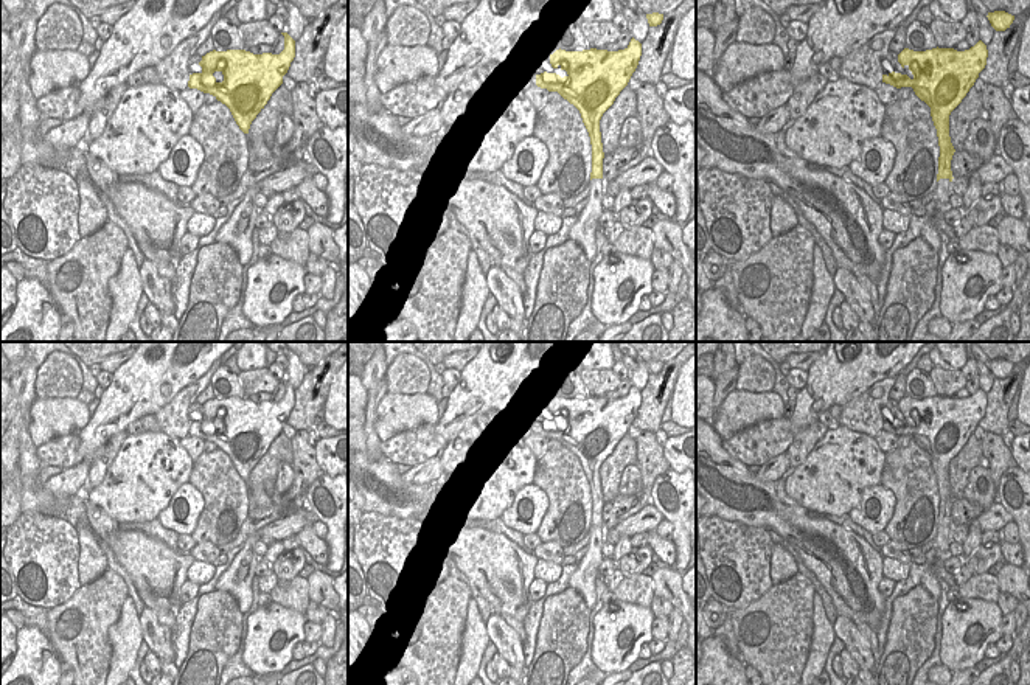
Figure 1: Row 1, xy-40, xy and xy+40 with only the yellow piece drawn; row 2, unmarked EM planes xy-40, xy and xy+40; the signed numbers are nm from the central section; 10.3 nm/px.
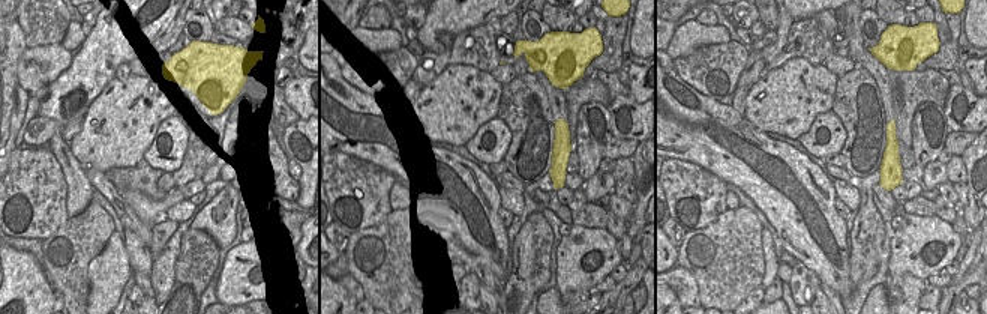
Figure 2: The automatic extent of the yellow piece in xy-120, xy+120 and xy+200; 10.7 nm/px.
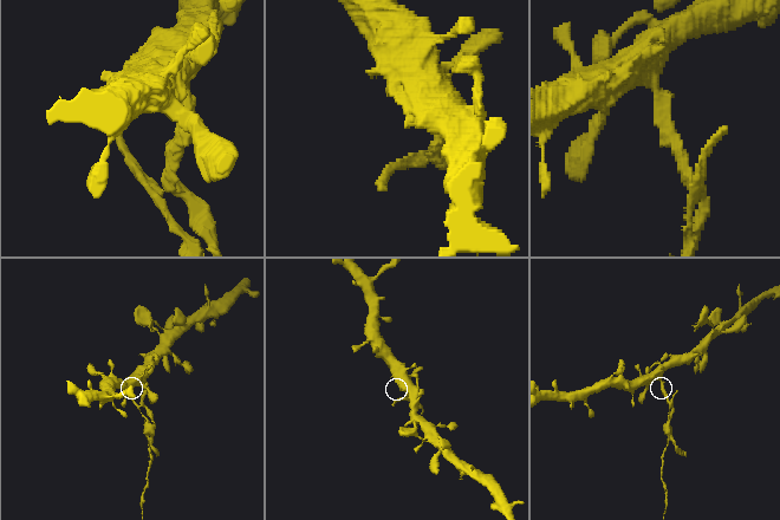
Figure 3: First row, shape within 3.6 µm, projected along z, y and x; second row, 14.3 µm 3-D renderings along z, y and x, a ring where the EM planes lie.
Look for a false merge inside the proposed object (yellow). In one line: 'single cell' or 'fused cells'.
fused cells

